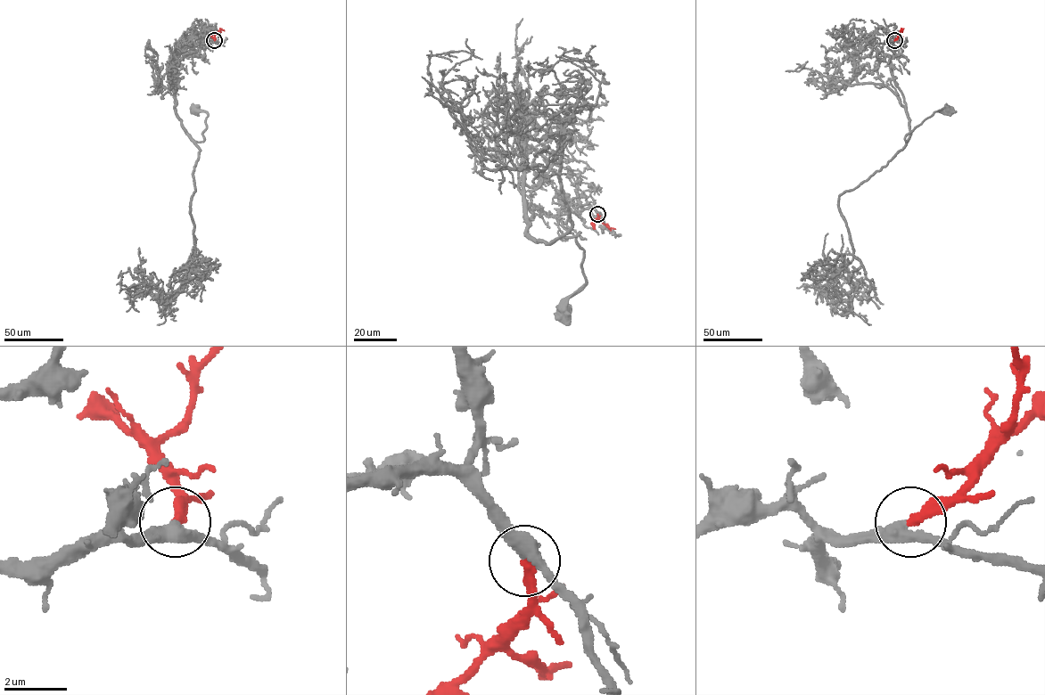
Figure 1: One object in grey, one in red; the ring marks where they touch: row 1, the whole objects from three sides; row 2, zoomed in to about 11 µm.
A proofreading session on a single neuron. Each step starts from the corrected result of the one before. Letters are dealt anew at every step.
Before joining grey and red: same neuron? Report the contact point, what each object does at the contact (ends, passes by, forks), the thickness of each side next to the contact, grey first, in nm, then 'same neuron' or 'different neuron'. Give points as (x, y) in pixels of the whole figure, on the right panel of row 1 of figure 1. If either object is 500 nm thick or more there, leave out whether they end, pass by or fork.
place (894, 40); grey passes by; red ends; calibres 380 and 320 nm; same neuron

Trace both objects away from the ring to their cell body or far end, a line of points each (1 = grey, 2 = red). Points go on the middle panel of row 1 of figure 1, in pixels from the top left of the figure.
1: (597, 214), (529, 208), (530, 237), (551, 243), (579, 233), (586, 282), (564, 311)
2: (597, 214), (596, 219), (615, 229)

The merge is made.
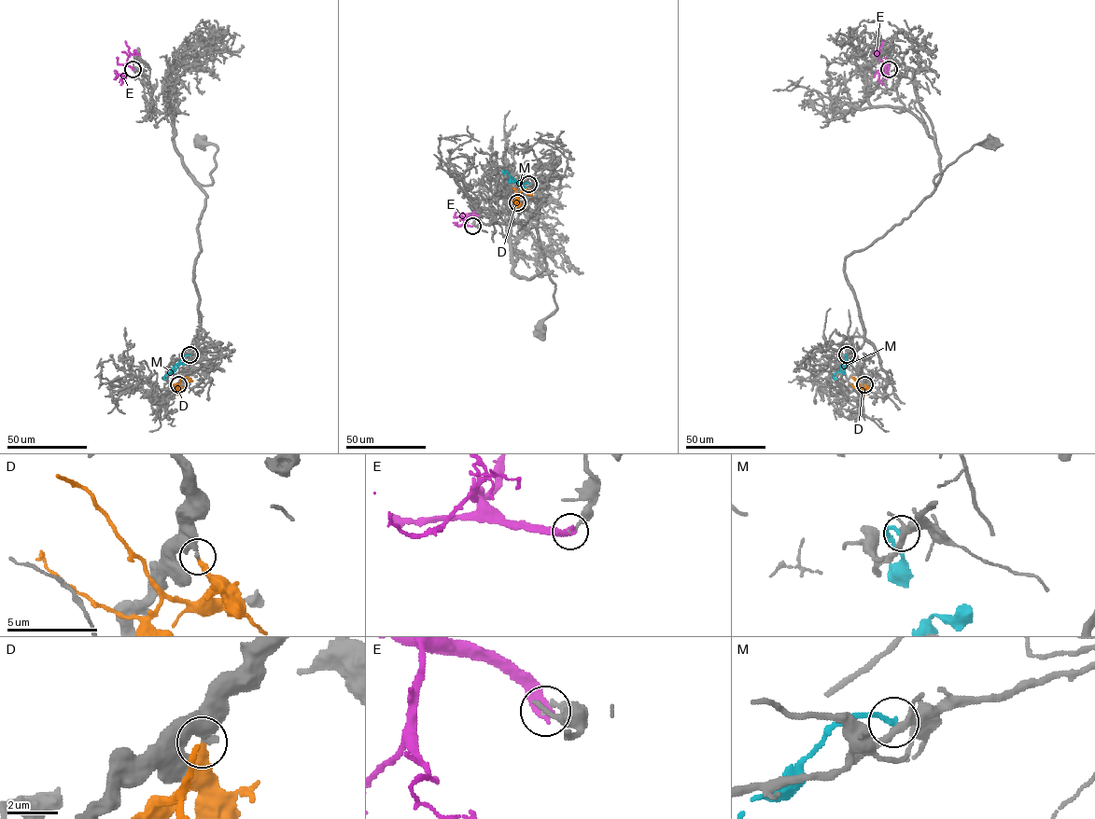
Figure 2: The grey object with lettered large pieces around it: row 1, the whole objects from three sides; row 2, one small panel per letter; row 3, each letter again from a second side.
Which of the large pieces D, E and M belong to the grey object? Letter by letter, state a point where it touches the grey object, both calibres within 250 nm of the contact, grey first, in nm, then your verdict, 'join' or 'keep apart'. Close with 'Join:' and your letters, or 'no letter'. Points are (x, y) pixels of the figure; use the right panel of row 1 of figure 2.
D: contact (864, 384); calibres 320 and 320 nm; join
E: contact (889, 69); calibres 160 and 440 nm; keep apart
M: contact (847, 354); calibres 280 and 190 nm; keep apart
Join: D

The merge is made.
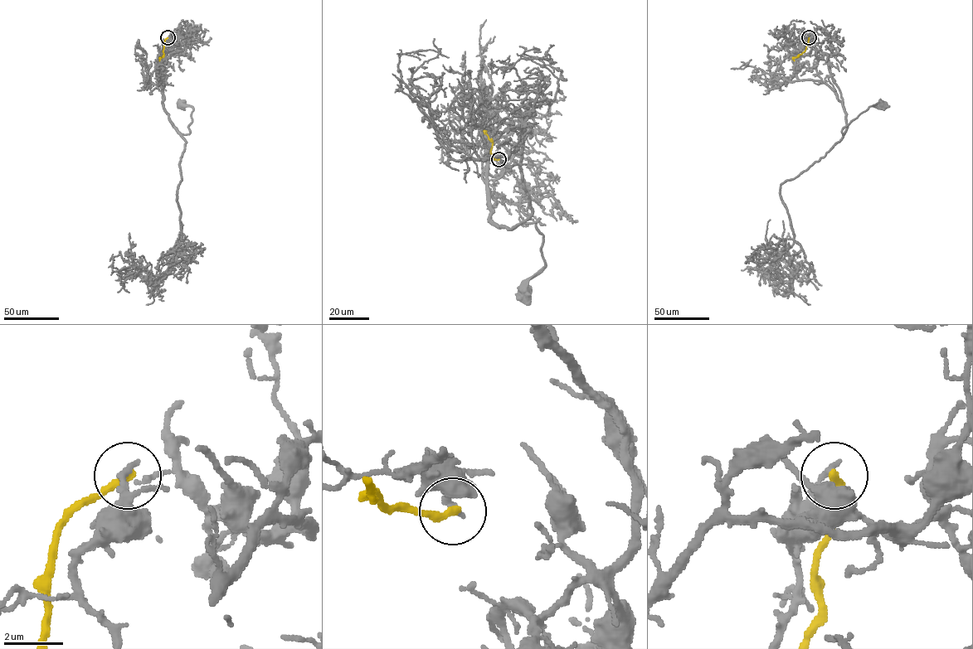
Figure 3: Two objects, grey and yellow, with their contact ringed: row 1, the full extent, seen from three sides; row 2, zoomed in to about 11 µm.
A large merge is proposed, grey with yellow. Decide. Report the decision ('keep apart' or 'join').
keep apart

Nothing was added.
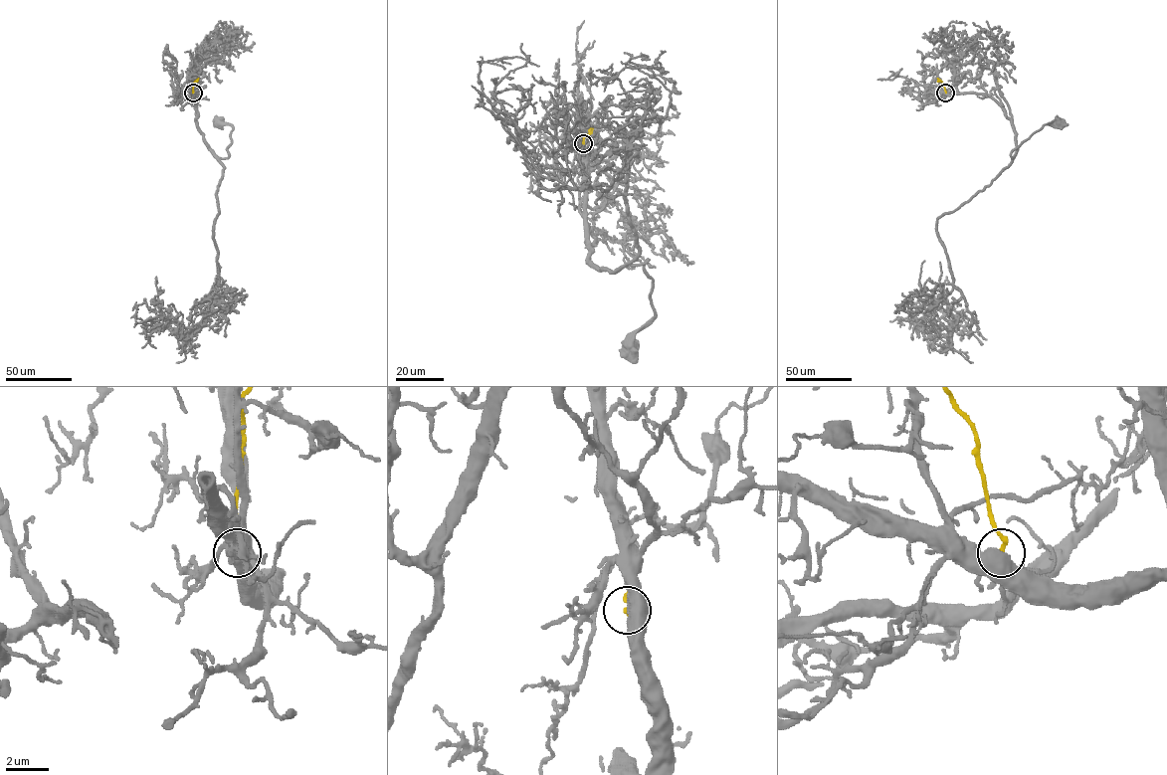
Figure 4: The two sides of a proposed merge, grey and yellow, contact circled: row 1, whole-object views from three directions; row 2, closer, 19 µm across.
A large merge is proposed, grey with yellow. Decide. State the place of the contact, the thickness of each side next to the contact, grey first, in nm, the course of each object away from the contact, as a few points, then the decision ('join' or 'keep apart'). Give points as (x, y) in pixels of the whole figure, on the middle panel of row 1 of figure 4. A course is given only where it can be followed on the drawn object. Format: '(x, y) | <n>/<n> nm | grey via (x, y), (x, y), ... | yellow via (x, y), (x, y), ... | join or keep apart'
(583, 143) | 700/220 nm | grey via (583, 143), (589, 260), (612, 272), (647, 260), (644, 271), (652, 280), (655, 314), (631, 337), (631, 347) | yellow via (583, 143), (592, 128) | keep apart

